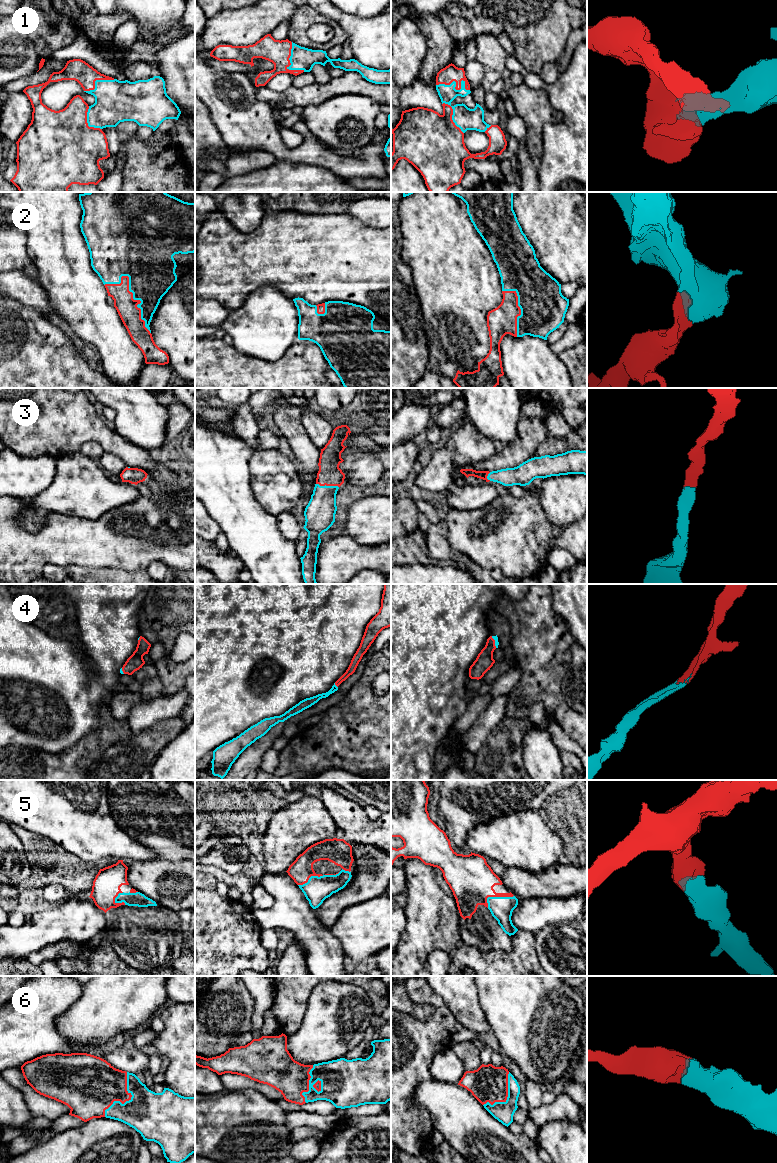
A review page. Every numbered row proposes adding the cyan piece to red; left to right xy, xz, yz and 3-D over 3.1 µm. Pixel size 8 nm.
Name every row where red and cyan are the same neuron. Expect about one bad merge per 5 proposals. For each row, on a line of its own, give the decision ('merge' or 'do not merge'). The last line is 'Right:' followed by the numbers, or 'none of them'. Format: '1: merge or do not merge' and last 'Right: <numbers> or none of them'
1: merge
2: merge
3: merge
4: merge
5: merge
6: merge
Right: 1, 2, 3, 4, 5, 6

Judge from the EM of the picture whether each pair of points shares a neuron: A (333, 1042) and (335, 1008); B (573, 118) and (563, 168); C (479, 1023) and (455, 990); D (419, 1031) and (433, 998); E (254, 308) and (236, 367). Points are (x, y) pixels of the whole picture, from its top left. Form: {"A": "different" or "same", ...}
{"A": "same", "B": "same", "C": "same", "D": "same", "E": "different"}

